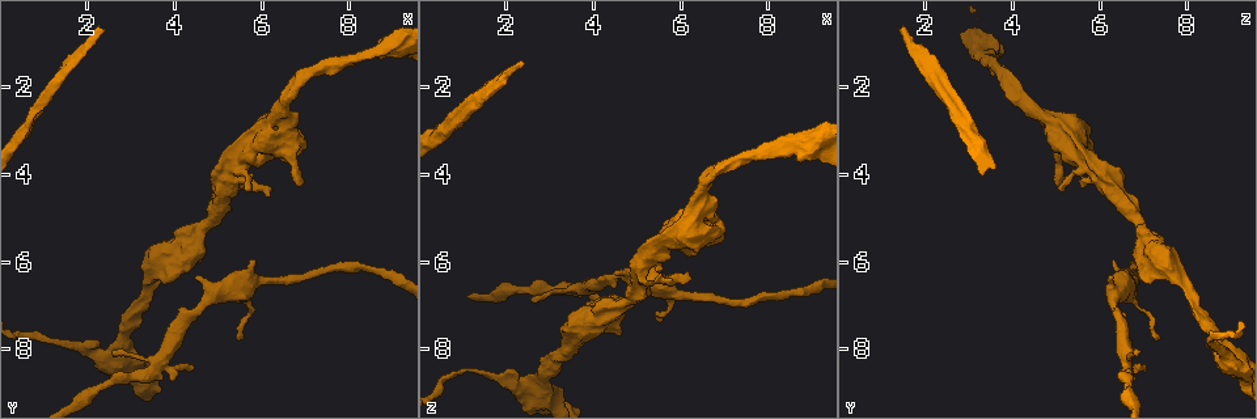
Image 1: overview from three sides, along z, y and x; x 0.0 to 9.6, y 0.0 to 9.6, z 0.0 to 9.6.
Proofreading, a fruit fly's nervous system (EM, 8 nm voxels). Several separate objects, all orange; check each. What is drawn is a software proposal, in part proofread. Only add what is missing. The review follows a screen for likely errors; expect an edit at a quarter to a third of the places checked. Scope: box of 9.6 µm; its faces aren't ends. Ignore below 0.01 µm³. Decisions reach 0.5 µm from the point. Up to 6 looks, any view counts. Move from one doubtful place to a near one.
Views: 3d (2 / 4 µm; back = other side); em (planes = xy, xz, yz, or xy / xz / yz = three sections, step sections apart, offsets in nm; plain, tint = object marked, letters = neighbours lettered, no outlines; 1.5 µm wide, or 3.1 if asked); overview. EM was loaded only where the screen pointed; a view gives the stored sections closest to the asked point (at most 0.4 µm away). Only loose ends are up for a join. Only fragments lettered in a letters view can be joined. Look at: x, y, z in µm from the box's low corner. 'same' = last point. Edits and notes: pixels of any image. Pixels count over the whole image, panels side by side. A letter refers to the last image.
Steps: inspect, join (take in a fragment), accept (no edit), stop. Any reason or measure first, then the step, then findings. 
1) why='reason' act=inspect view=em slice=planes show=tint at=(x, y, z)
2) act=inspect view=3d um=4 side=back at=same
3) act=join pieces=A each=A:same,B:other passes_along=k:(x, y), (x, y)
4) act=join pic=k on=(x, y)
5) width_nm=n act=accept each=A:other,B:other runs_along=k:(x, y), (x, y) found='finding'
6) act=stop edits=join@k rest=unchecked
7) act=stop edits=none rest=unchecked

why='long arm stops here' act=inspect view=em slice=yz step=4 show=letters at=(2.30, 0.70, 1.35)

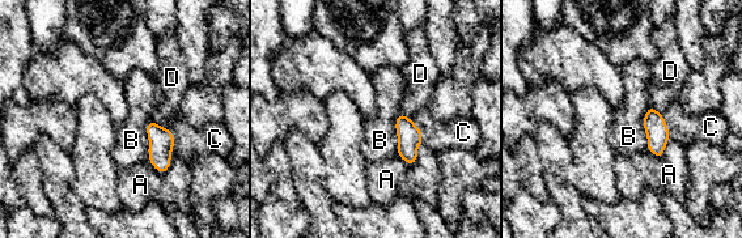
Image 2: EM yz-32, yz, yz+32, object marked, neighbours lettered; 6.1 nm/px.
act=join pieces=C each=A:other,B:other,C:same,D:other passes_along=2:(410, 136), (420, 131), (461, 134) found='the neuron continues'

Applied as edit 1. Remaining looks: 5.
why='see it whole again' act=inspect view=overview

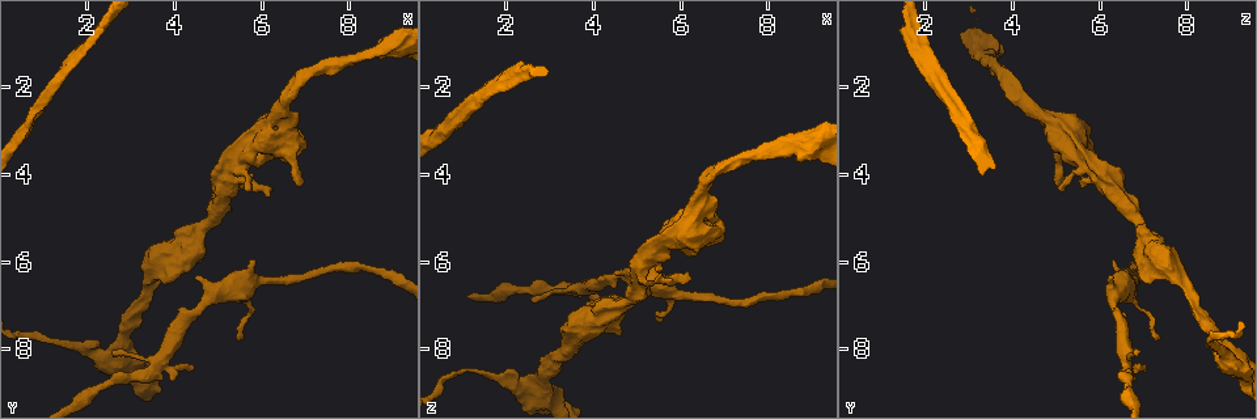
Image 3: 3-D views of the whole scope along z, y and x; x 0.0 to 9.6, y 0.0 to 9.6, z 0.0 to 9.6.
why='an open end' act=inspect view=3d um=4 at=(5.45, 4.40, 6.15)

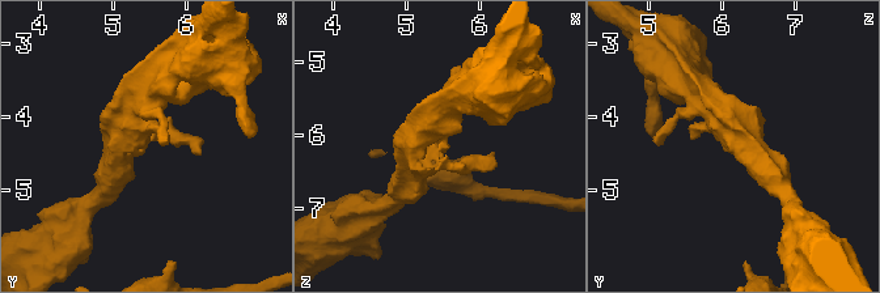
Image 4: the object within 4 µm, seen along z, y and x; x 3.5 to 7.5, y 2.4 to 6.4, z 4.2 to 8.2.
why='shape alone is not enough' act=inspect view=em slice=yz step=4 show=letters at=(5.40, 4.40, 6.10)

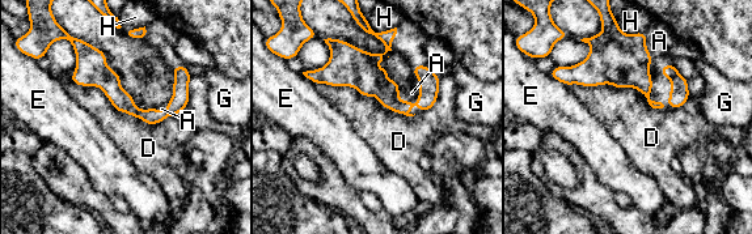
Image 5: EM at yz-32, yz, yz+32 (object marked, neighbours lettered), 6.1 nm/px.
act=inspect view=em slice=xy step=4 show=letters at=same

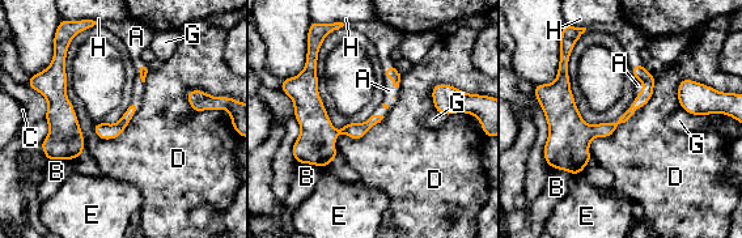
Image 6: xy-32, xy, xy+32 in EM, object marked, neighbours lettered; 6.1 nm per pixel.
longest_contact=D:380nm act=join pieces=A each=A:same,B:other,C:other,D:other,E:other,G:other,H:other found='it goes on there'

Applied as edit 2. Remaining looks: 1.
act=stop edits=join@2,join@6 rest=unchecked

